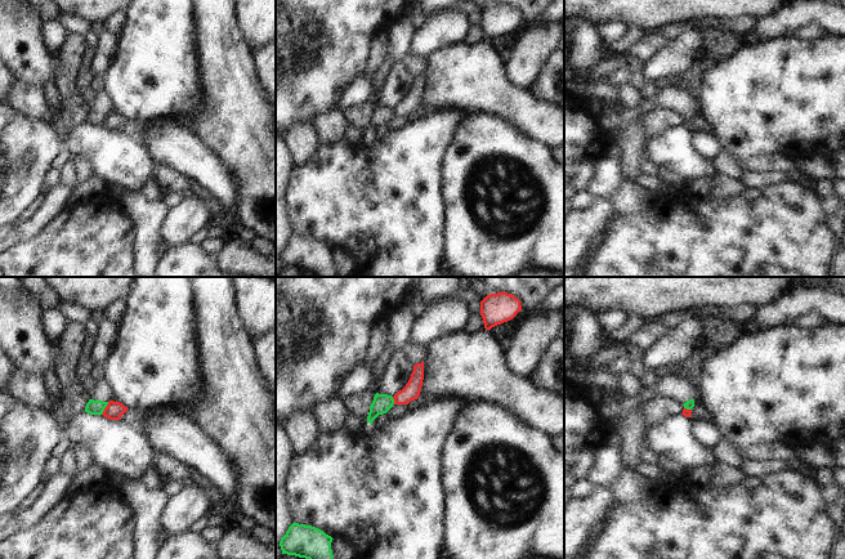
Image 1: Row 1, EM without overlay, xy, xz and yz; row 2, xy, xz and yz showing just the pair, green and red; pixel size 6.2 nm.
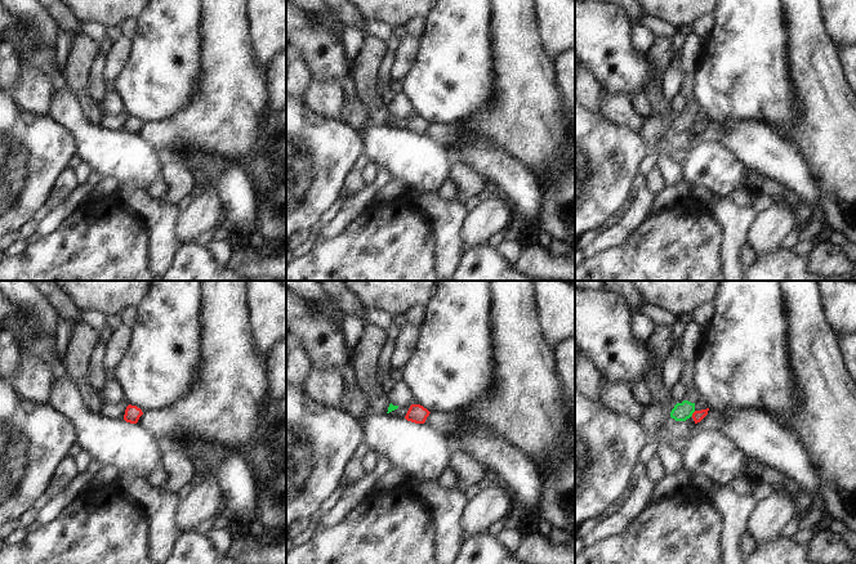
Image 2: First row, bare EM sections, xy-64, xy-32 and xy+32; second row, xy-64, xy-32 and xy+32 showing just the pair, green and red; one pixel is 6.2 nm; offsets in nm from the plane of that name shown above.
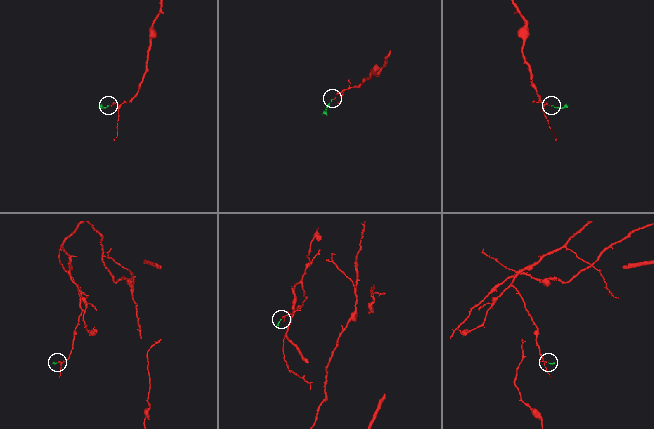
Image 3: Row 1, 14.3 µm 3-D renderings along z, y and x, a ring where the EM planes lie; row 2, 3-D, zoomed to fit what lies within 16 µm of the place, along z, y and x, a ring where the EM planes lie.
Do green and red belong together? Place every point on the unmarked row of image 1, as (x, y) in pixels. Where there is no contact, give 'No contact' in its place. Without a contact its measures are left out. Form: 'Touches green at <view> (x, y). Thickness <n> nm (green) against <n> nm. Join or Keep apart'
Touches green at xy (104, 119). Thickness 100 nm (green) against 110 nm. Keep apart

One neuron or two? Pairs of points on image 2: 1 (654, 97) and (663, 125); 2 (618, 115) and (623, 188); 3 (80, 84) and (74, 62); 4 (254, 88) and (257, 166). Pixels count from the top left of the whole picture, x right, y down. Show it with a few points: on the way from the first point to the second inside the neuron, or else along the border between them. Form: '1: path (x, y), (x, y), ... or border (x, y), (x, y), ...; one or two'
1: path (658, 103), (661, 110), (661, 119); one
2: border (600, 115), (638, 133); two
3: path (76, 79), (76, 67); one
4: border (264, 117), (262, 137), (257, 148), (239, 164); two

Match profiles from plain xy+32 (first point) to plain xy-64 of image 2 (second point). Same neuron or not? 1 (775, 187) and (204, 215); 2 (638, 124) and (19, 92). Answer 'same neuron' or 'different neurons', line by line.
1: different neurons
2: same neuron

